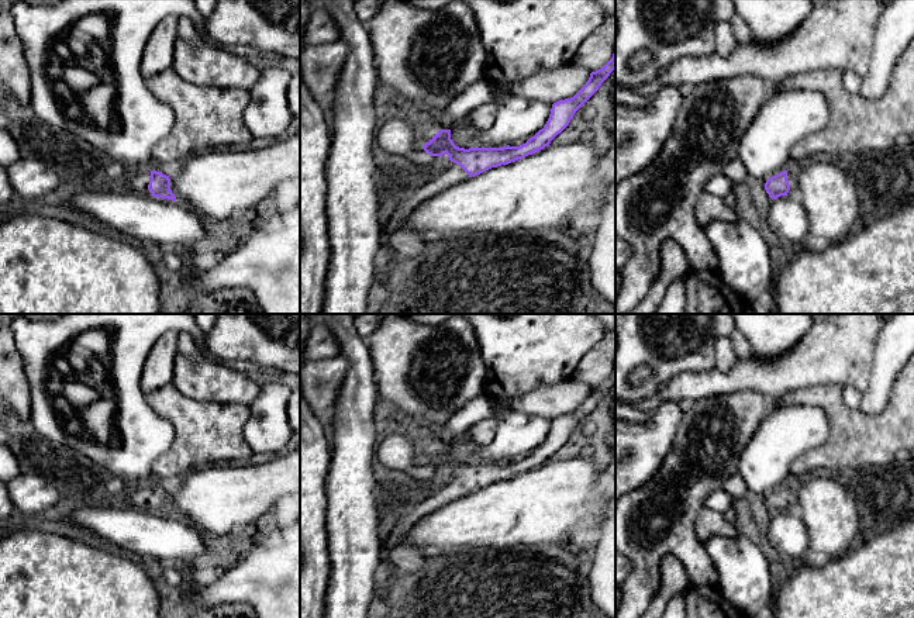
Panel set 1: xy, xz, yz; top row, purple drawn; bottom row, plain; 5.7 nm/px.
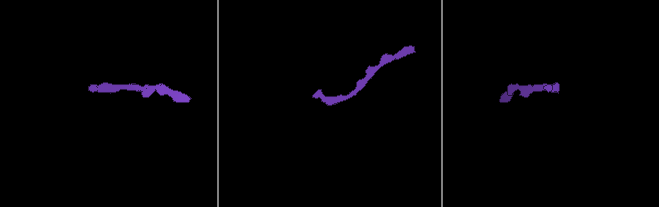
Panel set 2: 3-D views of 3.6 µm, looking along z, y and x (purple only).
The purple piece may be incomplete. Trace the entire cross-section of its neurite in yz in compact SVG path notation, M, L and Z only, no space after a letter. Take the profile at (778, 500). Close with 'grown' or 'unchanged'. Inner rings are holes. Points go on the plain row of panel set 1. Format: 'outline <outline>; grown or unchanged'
outline M783 486L766 494L765 505L772 515L780 511L786 511L793 515L800 515L796 486Z; grown

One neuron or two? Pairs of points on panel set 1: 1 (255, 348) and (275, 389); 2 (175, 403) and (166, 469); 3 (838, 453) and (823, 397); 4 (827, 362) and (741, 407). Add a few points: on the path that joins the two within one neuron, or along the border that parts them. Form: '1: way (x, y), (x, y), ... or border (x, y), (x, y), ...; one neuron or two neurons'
1: border (273, 375), (285, 377); two neurons
2: way (183, 420), (183, 452); one neuron
3: way (838, 439), (837, 411); one neuron
4: border (730, 393), (759, 392), (769, 400); two neurons

